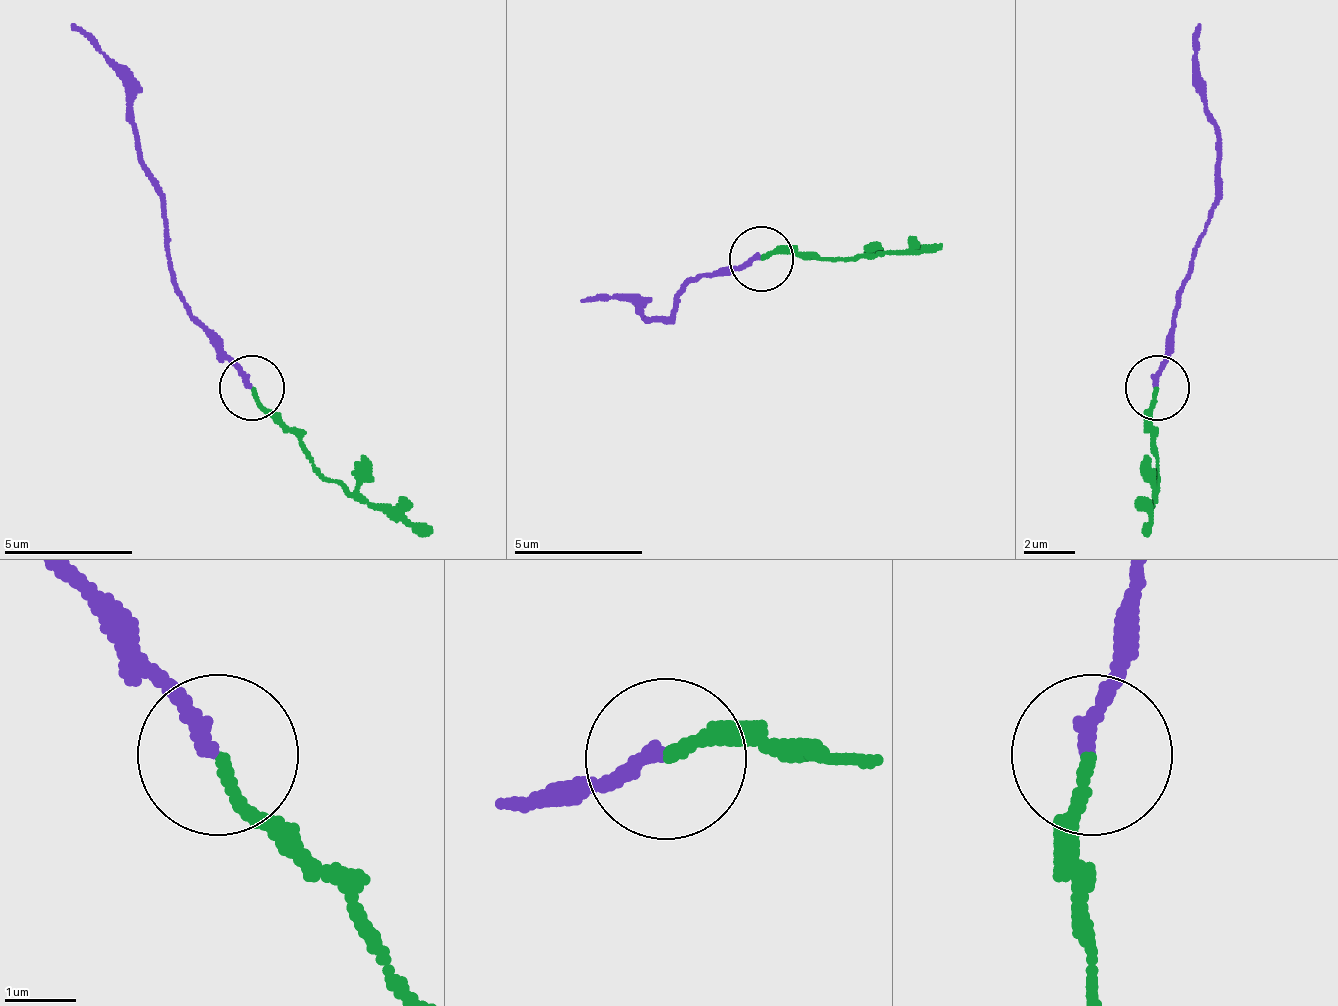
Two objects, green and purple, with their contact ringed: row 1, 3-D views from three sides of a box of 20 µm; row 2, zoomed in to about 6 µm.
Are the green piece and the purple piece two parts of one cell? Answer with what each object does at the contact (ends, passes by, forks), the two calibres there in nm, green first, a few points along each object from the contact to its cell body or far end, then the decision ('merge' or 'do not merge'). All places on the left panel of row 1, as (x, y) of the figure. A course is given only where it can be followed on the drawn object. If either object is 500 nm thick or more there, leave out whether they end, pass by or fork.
green ends | purple ends | 150/200 nm | green via (253, 389), (330, 479), (433, 531) | purple via (253, 389), (182, 299), (137, 125), (118, 67), (73, 22) | do not merge

